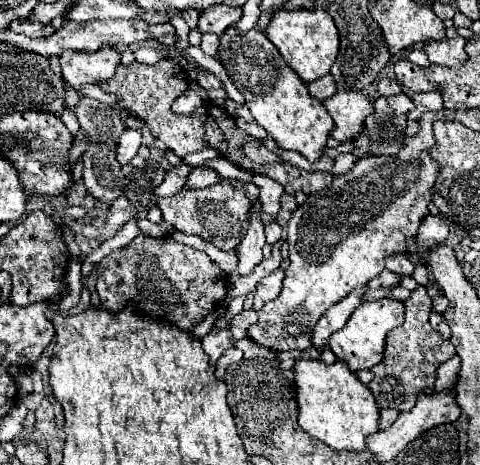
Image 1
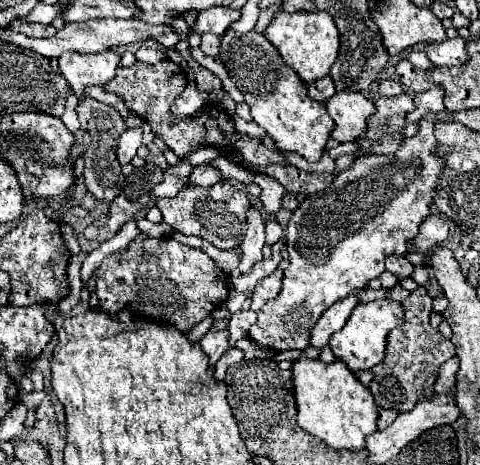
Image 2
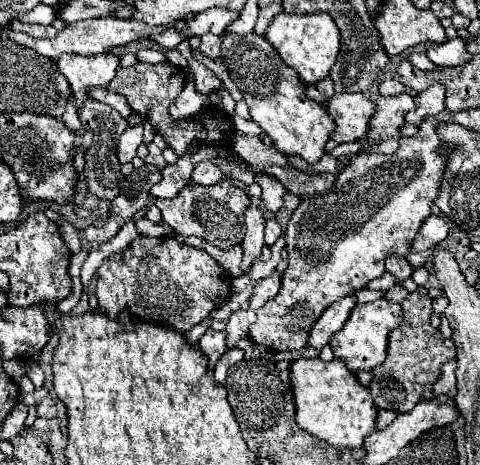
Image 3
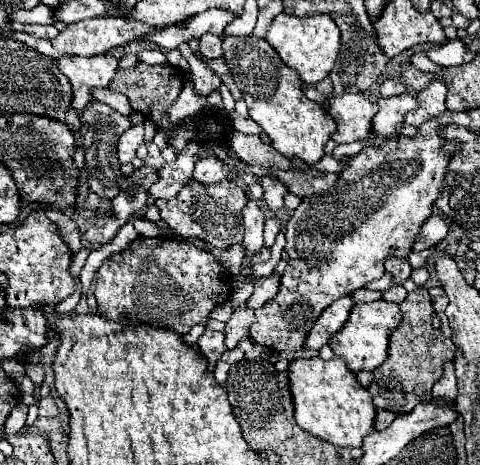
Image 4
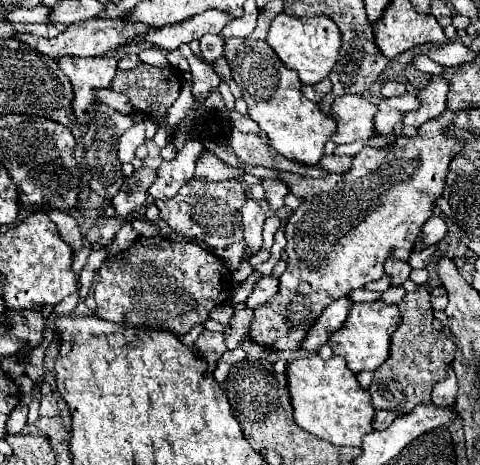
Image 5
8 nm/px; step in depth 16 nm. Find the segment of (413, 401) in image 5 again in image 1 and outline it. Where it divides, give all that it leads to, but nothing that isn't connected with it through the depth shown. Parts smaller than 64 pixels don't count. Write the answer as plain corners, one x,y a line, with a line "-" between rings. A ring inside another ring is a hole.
418,286
410,298
404,300
404,310
404,324
388,334
384,360
370,370
374,374
374,380
368,384
380,408
396,408
400,412
412,410
422,392
434,390
438,366
456,354
452,342
444,340
442,334
428,322
428,316
432,312
432,298
424,286

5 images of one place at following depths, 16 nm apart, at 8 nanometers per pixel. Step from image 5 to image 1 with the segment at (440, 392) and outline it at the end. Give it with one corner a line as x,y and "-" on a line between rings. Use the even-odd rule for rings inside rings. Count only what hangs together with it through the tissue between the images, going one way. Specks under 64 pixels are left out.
452,356
450,360
446,360
444,364
440,364
438,368
438,378
436,378
436,384
434,384
434,390
452,390
454,384
456,384
456,374
458,374
458,366
460,366
460,358
458,356

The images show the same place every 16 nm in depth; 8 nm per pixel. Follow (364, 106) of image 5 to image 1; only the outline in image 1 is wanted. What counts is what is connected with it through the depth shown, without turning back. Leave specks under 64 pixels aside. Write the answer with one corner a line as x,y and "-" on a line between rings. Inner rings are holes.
336,92
324,100
324,106
336,124
332,138
338,142
354,140
358,134
362,134
366,116
374,112
372,102
366,100
362,92

